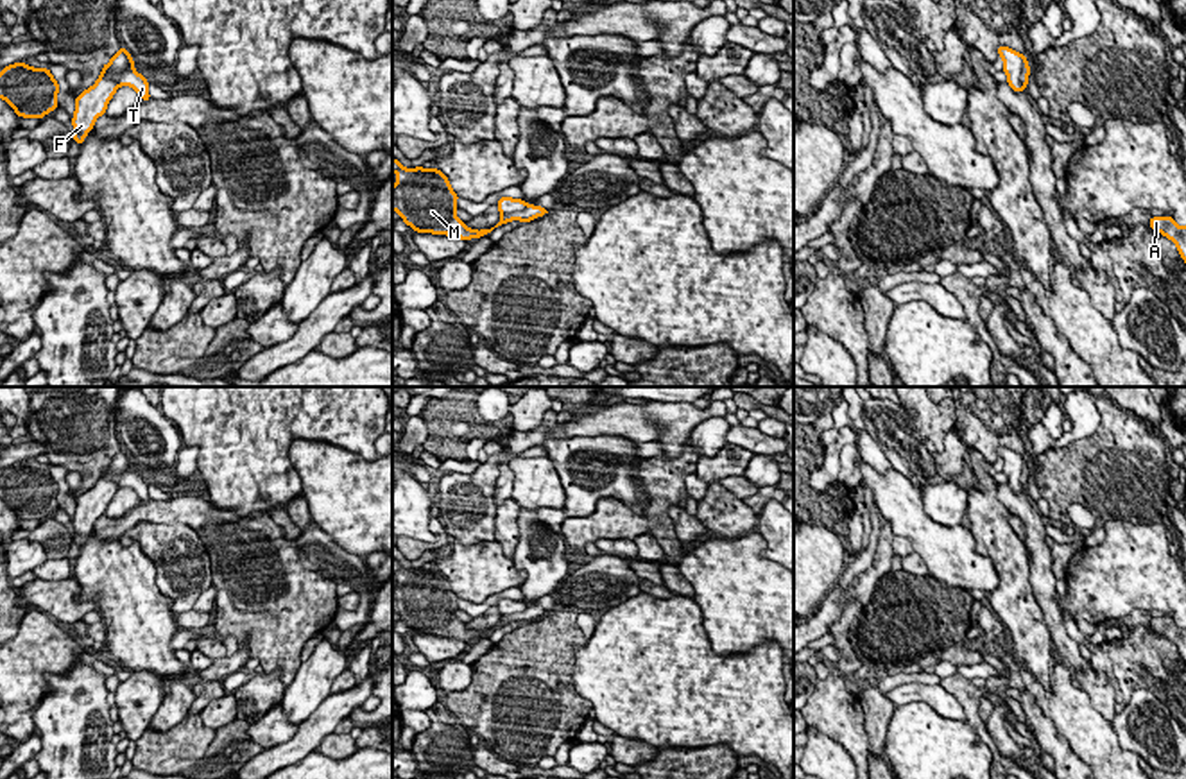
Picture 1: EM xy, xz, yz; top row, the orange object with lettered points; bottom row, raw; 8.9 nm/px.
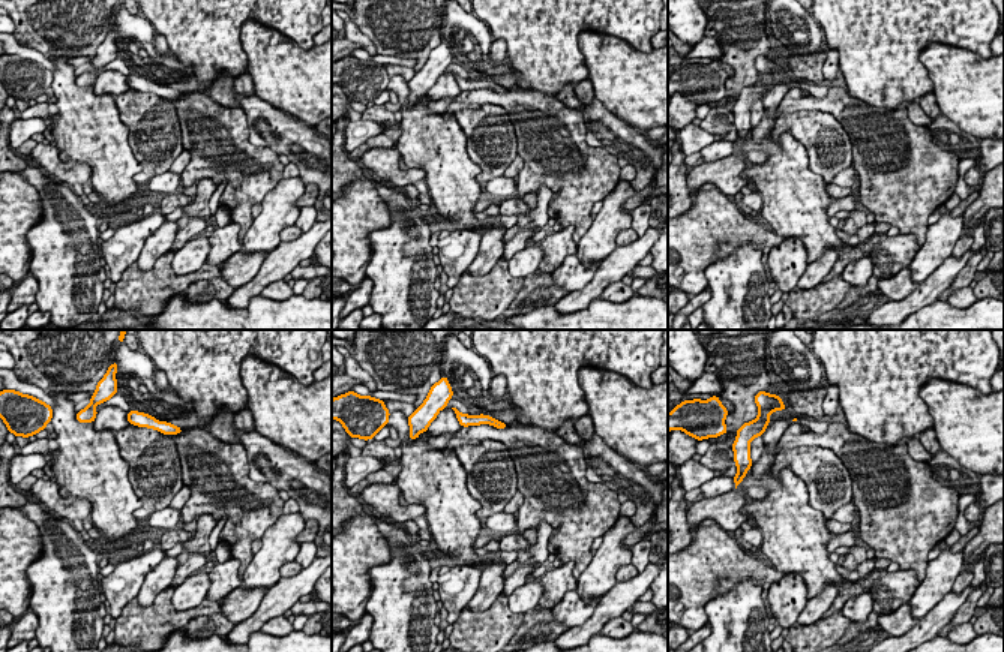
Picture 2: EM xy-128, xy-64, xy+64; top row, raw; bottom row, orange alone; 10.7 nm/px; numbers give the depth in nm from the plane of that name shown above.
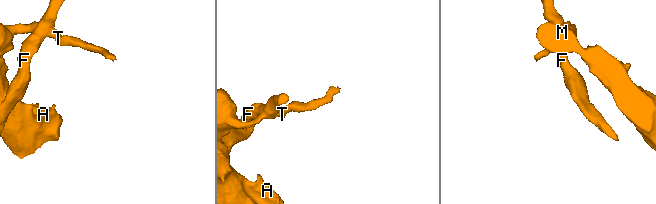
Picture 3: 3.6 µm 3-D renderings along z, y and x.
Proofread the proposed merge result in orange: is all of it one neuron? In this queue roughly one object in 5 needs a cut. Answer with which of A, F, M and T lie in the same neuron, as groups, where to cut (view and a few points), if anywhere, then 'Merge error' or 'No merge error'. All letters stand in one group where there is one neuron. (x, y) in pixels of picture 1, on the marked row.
Groups: A M T / F. Split along xy (133, 67), (115, 77), (117, 85). Merge error

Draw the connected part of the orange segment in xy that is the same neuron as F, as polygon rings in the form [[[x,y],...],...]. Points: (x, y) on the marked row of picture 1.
[[[120,48],[109,61],[109,70],[97,79],[97,82],[84,90],[75,98],[75,113],[72,118],[73,136],[79,145],[84,141],[86,134],[93,129],[95,120],[106,113],[107,102],[118,90],[116,75],[133,70],[134,61],[127,48]]]

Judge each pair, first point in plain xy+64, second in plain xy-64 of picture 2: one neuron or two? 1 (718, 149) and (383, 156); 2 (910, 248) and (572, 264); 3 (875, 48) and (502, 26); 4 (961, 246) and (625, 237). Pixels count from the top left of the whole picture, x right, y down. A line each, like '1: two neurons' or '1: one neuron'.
1: two neurons
2: two neurons
3: one neuron
4: one neuron

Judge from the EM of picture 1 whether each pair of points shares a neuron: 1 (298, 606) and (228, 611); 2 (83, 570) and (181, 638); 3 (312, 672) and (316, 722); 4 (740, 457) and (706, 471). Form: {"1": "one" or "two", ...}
{"1": "one", "2": "two", "3": "two", "4": "one"}

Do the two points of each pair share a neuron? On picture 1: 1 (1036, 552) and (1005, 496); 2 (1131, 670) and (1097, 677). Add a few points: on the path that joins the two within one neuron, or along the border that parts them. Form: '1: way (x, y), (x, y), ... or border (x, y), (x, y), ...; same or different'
1: way (1036, 538), (1034, 522), (1020, 507); same
2: border (1093, 667), (1106, 674), (1117, 702); different

